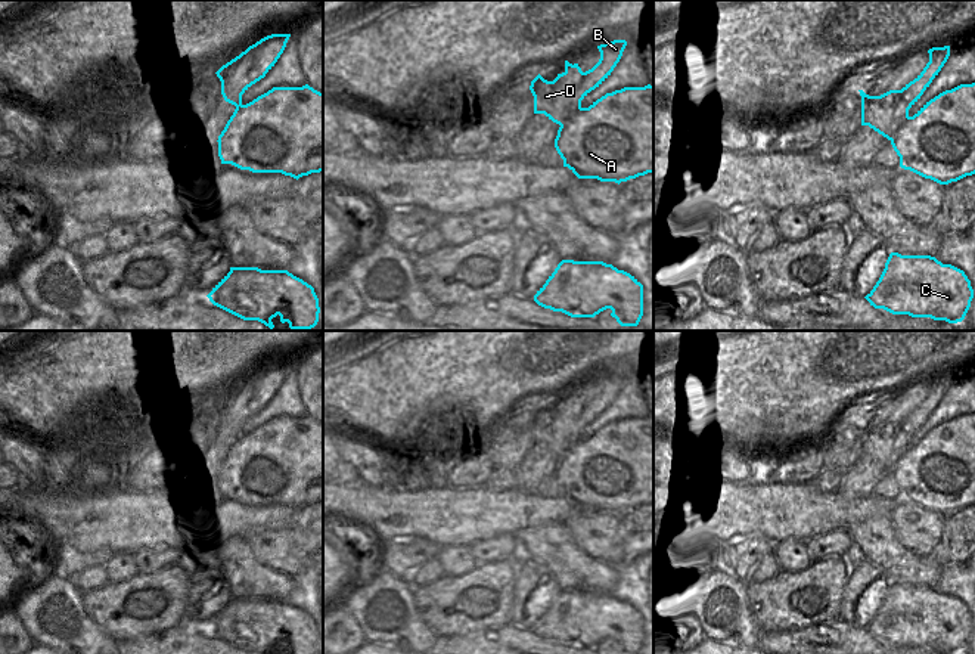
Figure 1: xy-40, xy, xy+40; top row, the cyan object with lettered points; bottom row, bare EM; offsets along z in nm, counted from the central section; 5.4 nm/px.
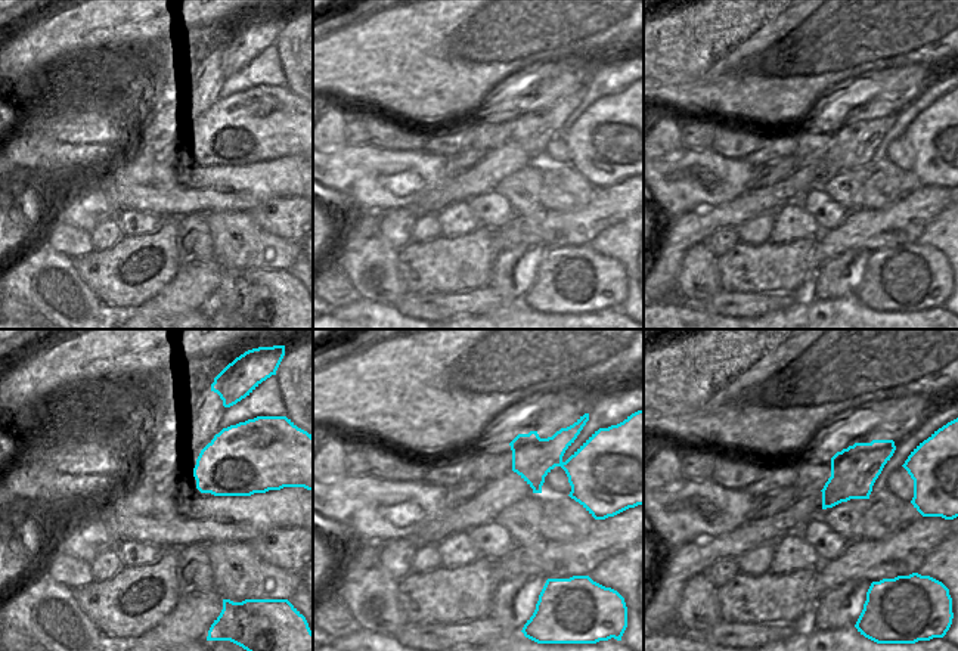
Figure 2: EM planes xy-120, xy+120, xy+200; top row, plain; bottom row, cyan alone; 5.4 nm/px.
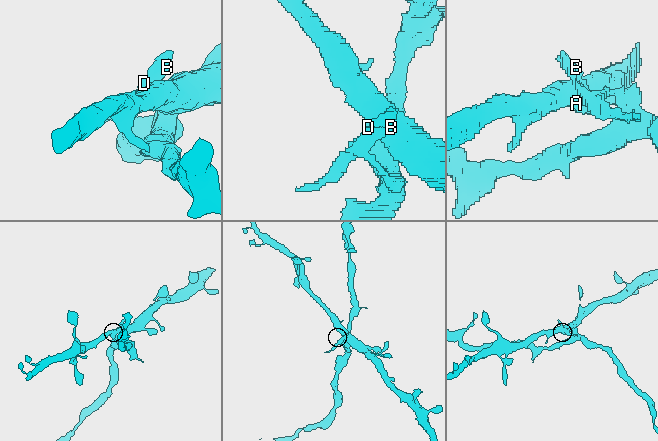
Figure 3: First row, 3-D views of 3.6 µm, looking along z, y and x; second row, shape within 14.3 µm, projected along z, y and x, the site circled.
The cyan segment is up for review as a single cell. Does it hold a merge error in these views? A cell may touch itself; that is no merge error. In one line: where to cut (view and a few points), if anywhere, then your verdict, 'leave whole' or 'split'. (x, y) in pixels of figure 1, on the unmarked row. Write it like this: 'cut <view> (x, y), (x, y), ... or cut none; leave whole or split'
cut xy+40 (909, 448), (890, 470); split

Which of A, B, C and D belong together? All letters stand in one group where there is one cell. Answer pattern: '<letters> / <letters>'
A / B C D

